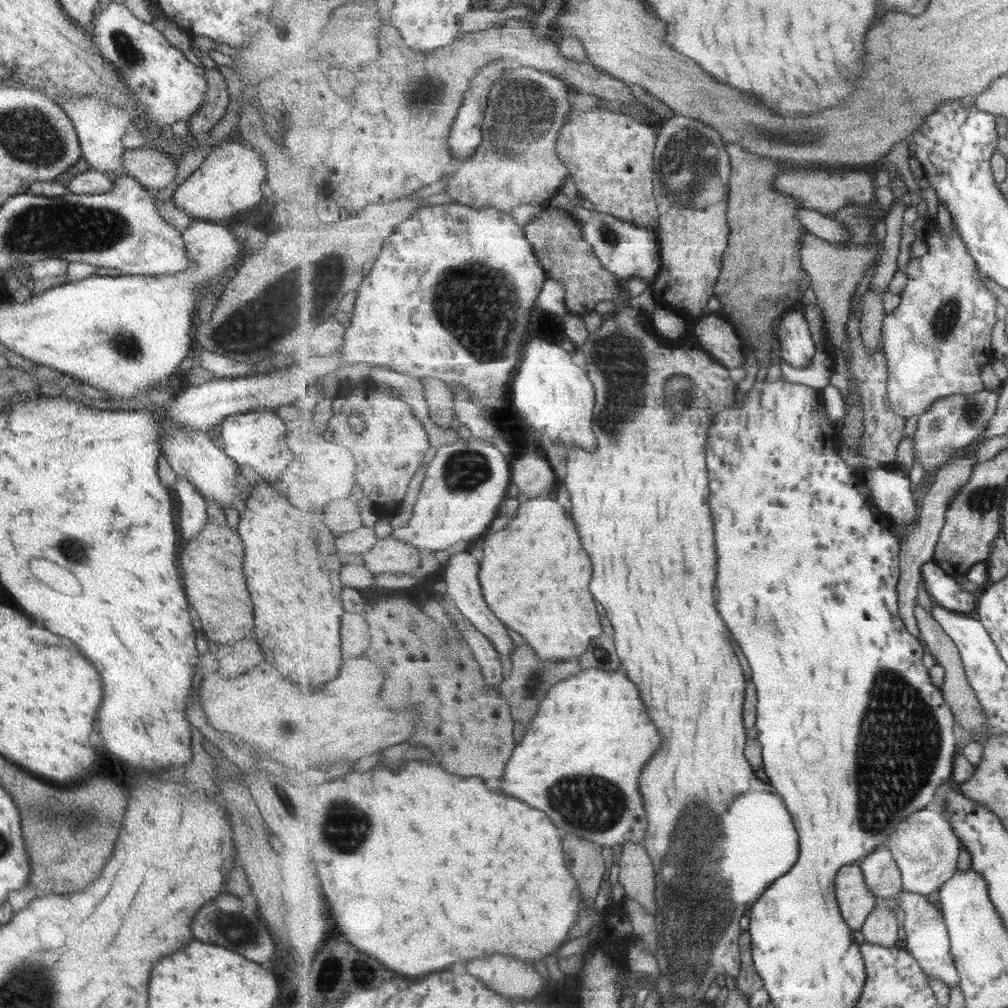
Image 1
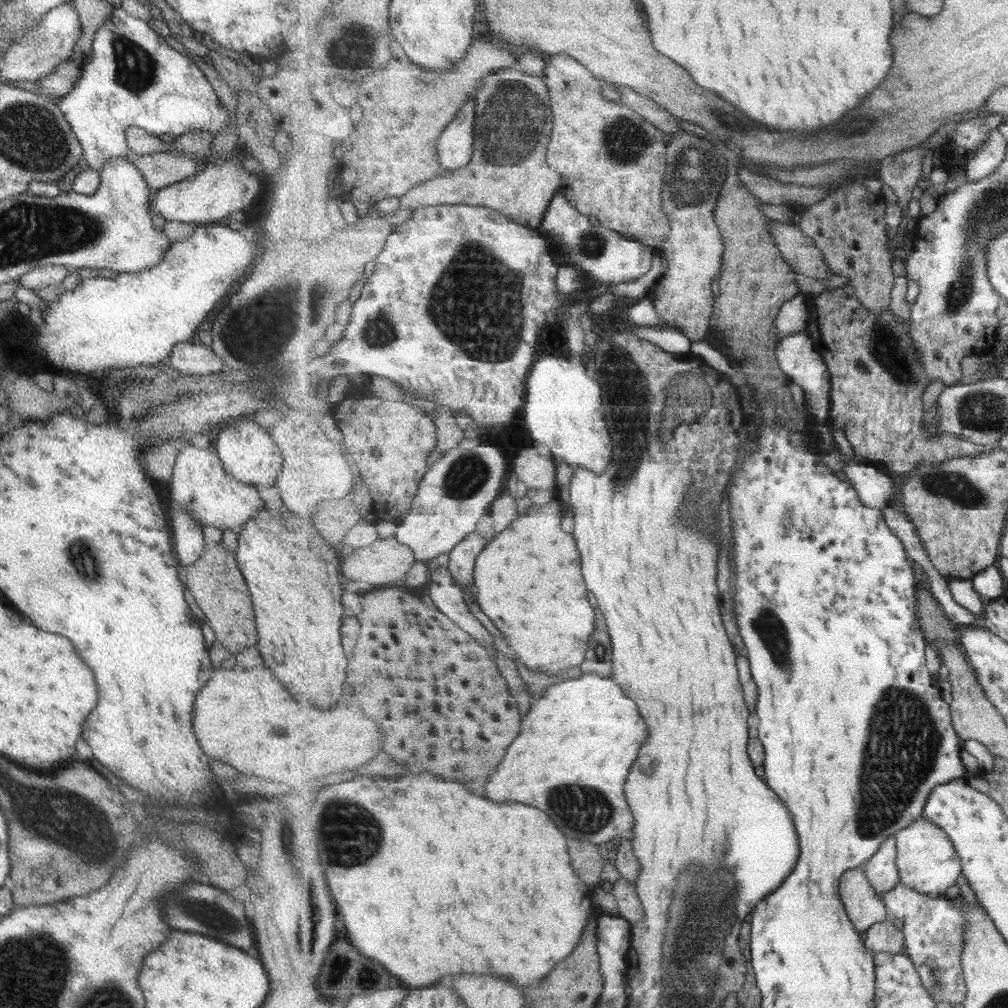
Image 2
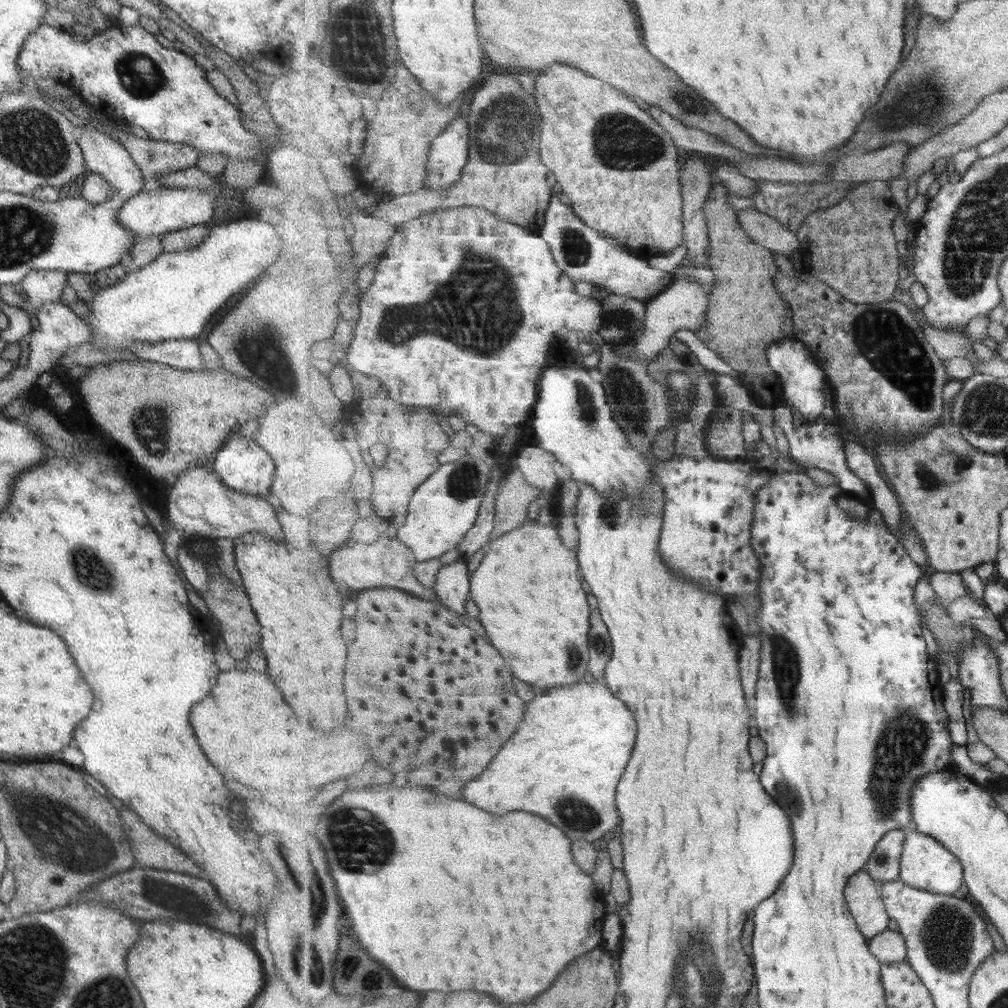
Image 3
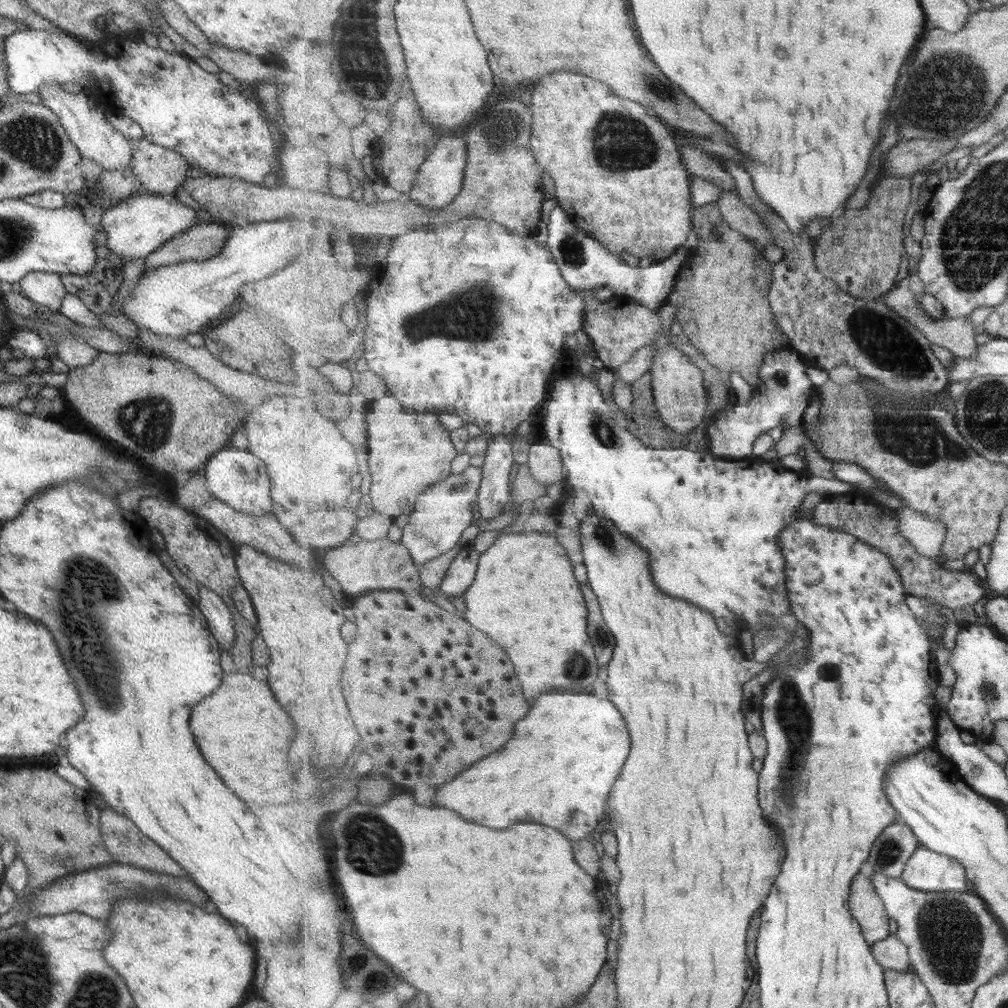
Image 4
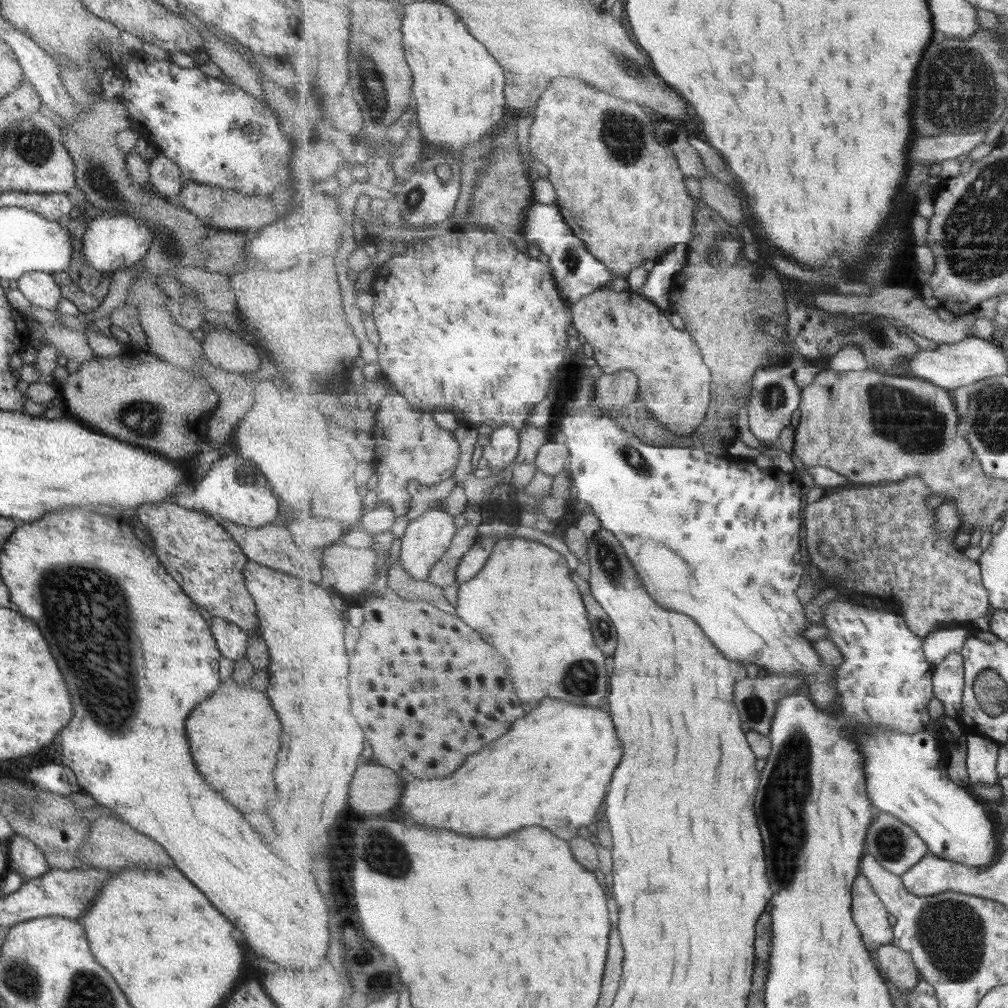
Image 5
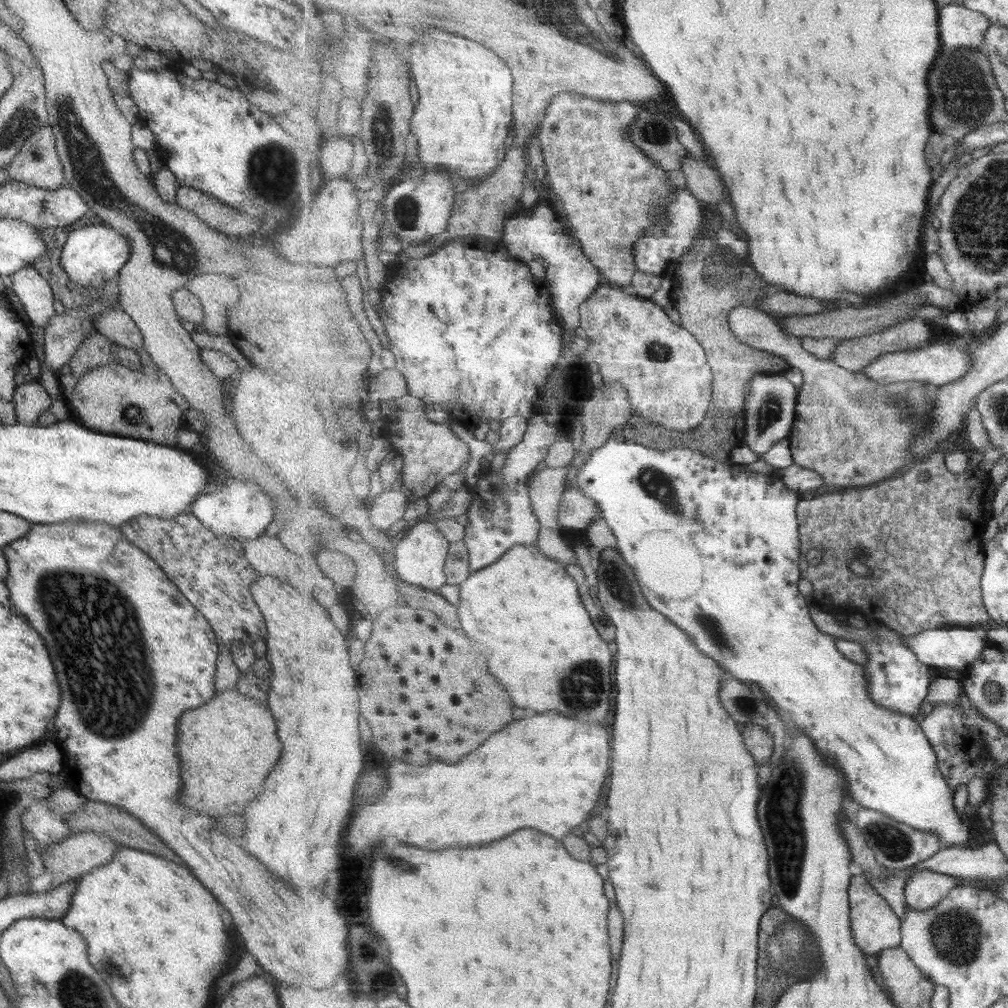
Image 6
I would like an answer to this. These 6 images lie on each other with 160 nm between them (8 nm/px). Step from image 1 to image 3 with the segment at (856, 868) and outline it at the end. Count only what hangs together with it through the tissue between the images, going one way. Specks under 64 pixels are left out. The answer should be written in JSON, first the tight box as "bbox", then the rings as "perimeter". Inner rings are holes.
{"bbox":[846,871,891,939],"perimeter":[[[859,871],[849,879],[846,901],[858,927],[868,939],[889,928],[891,917],[882,897],[881,884],[869,872]]]}

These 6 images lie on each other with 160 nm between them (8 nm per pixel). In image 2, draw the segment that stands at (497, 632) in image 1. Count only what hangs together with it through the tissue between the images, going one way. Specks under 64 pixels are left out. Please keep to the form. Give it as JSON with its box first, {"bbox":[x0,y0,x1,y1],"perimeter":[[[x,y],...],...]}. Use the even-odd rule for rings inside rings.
{"bbox":[448,531,488,588],"perimeter":[[[475,531],[462,540],[457,547],[448,555],[450,561],[448,568],[456,581],[459,581],[464,588],[474,585],[474,570],[479,553],[486,547],[488,542],[484,534]]]}

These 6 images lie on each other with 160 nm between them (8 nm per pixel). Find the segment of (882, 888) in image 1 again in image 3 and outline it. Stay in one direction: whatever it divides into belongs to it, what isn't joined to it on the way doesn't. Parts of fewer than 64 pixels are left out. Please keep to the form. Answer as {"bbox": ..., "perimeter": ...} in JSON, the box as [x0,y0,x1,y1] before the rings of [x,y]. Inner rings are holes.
{"bbox":[867,830,906,884],"perimeter":[[[906,830],[887,832],[887,835],[879,841],[874,854],[870,856],[867,872],[879,884],[900,880],[906,834]]]}

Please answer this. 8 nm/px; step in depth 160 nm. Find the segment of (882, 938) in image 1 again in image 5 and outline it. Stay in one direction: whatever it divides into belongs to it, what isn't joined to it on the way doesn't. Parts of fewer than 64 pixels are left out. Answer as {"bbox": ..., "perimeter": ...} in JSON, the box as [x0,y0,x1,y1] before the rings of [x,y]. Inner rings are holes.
{"bbox":[876,942,921,993],"perimeter":[[[893,942],[876,950],[876,959],[881,966],[885,979],[907,993],[913,990],[921,979],[913,956]]]}

